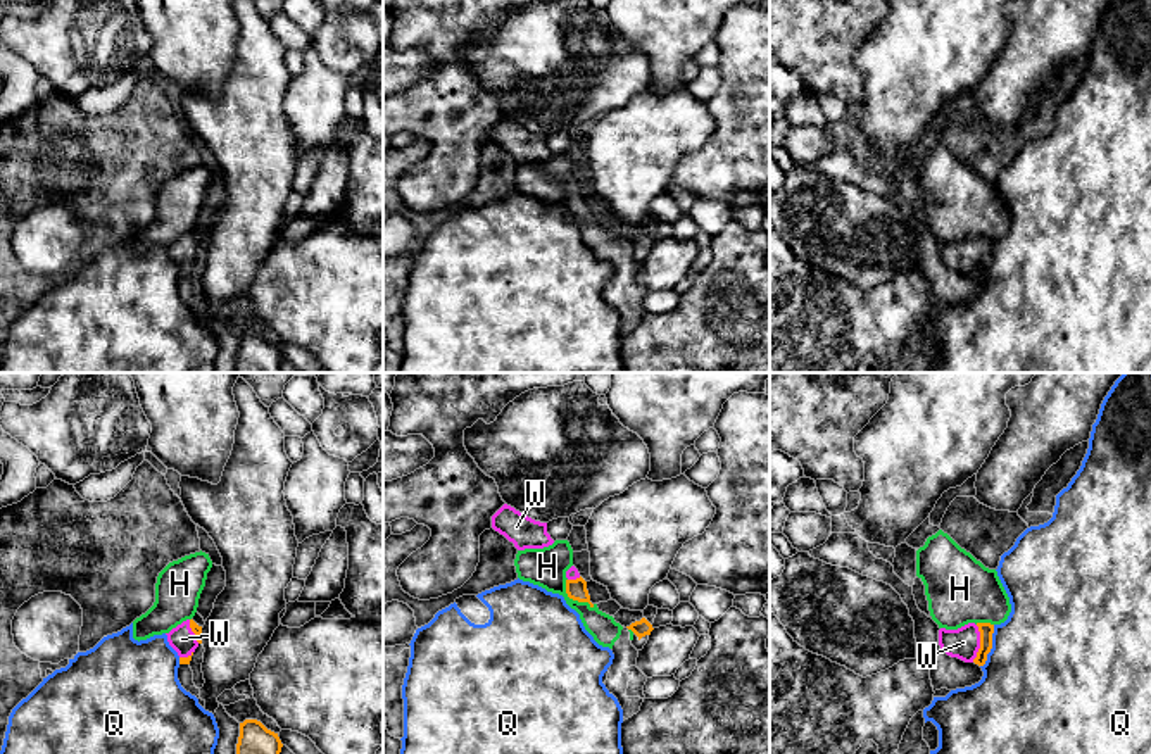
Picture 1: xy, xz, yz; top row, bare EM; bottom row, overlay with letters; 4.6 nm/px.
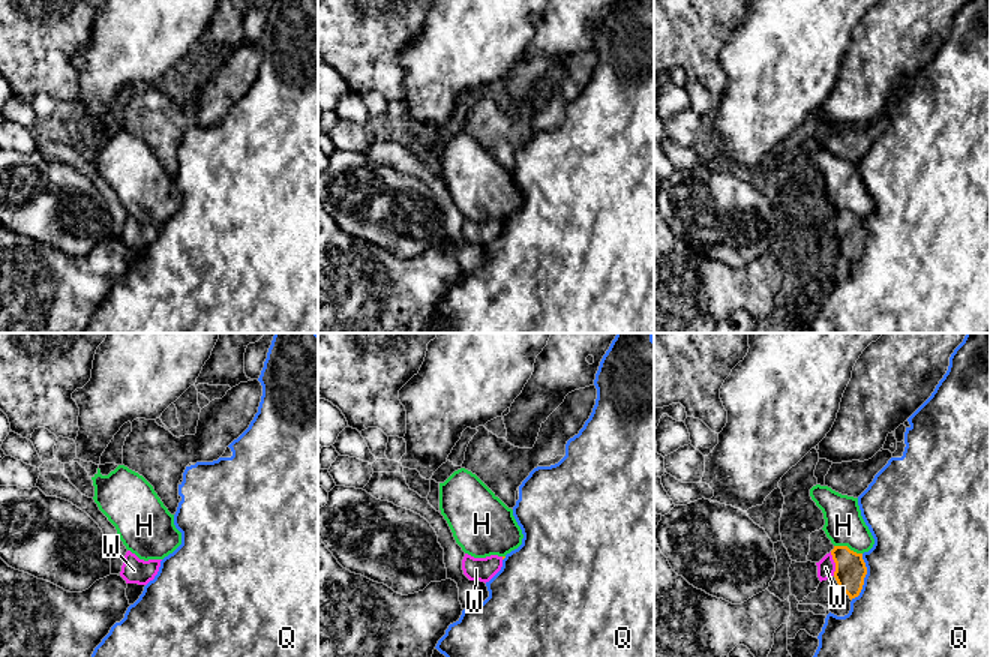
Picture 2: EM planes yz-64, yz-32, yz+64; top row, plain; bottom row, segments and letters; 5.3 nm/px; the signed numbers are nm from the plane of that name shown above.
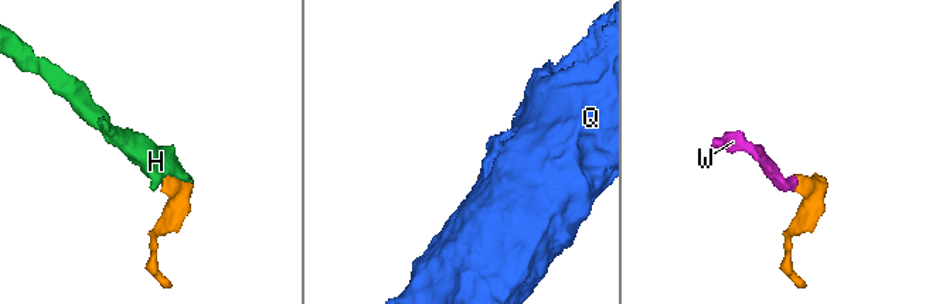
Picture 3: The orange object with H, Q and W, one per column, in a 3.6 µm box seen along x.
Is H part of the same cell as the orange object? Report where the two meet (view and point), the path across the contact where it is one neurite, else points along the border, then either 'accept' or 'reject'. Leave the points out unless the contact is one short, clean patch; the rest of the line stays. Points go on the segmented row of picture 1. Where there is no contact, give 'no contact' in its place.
meets orange in xz at (572, 597); border along xz (566, 578), (566, 594), (585, 601), (592, 608); reject

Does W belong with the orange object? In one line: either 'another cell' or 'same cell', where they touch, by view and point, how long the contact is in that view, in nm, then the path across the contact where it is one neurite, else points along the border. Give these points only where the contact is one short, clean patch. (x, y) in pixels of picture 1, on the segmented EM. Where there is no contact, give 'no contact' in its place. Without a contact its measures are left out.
same cell; meets orange in yz at (981, 644); contact 180 nm long; runs through yz (986, 630), (981, 635), (981, 644), (963, 642)

